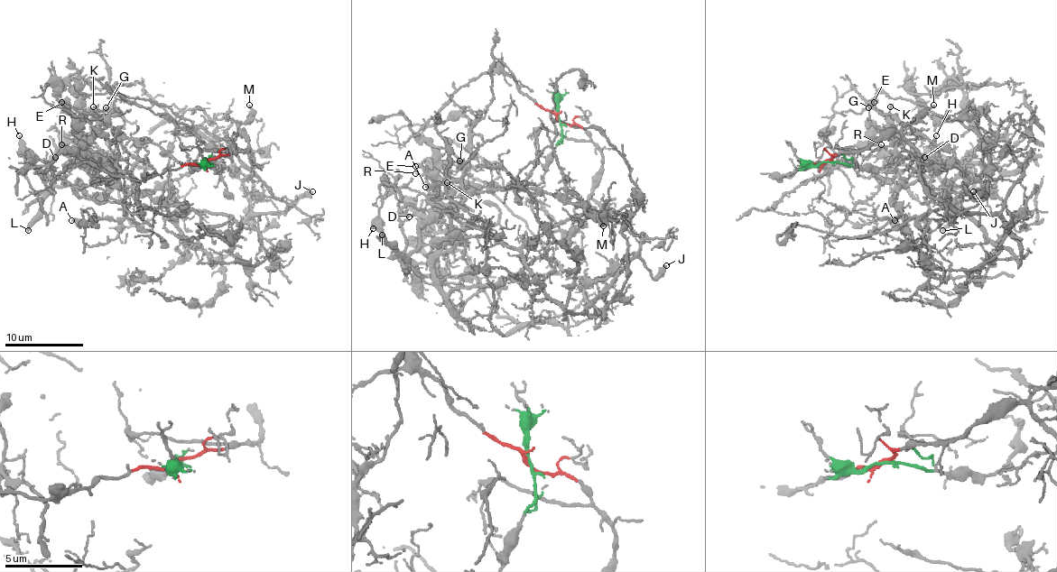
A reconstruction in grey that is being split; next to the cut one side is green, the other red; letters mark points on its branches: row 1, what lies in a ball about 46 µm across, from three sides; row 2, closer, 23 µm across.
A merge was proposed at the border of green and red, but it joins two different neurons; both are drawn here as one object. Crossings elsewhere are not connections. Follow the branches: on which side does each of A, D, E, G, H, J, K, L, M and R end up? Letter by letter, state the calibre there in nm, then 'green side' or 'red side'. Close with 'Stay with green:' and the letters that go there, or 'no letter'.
A: 440 nm | green side
D: 170 nm | green side
E: 70 nm | green side
G: 80 nm | green side
H: 260 nm | green side
J: 480 nm | red side
K: 140 nm | green side
L: 380 nm | green side
M: 130 nm | red side
R: 150 nm | green side
Stay with green: A, D, E, G, H, K, L, R

